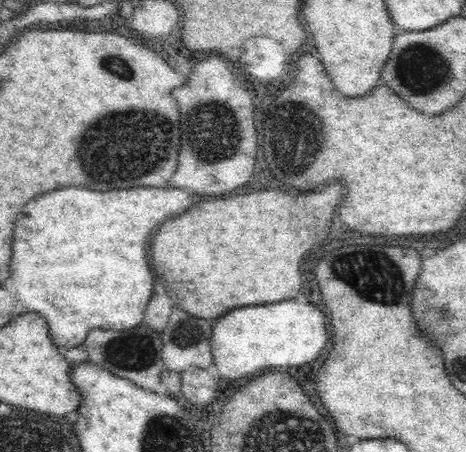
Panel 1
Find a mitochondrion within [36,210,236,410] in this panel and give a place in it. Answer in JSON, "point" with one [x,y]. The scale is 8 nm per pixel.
{"point":[134,353]}

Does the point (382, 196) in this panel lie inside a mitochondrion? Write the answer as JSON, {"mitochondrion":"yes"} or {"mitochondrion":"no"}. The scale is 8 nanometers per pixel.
{"mitochondrion":"no"}

